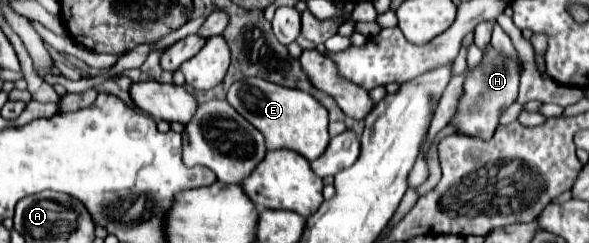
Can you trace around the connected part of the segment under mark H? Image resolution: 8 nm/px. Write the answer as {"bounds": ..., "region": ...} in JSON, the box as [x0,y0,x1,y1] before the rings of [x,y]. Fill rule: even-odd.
{"bounds":[452,48,520,140],"region":[[[488,48],[488,54],[484,56],[482,64],[464,82],[464,96],[460,100],[458,114],[452,118],[452,124],[458,126],[458,132],[488,140],[498,128],[500,112],[506,110],[516,100],[518,80],[520,80],[518,64],[514,60],[506,60],[498,56],[492,48]]]}

